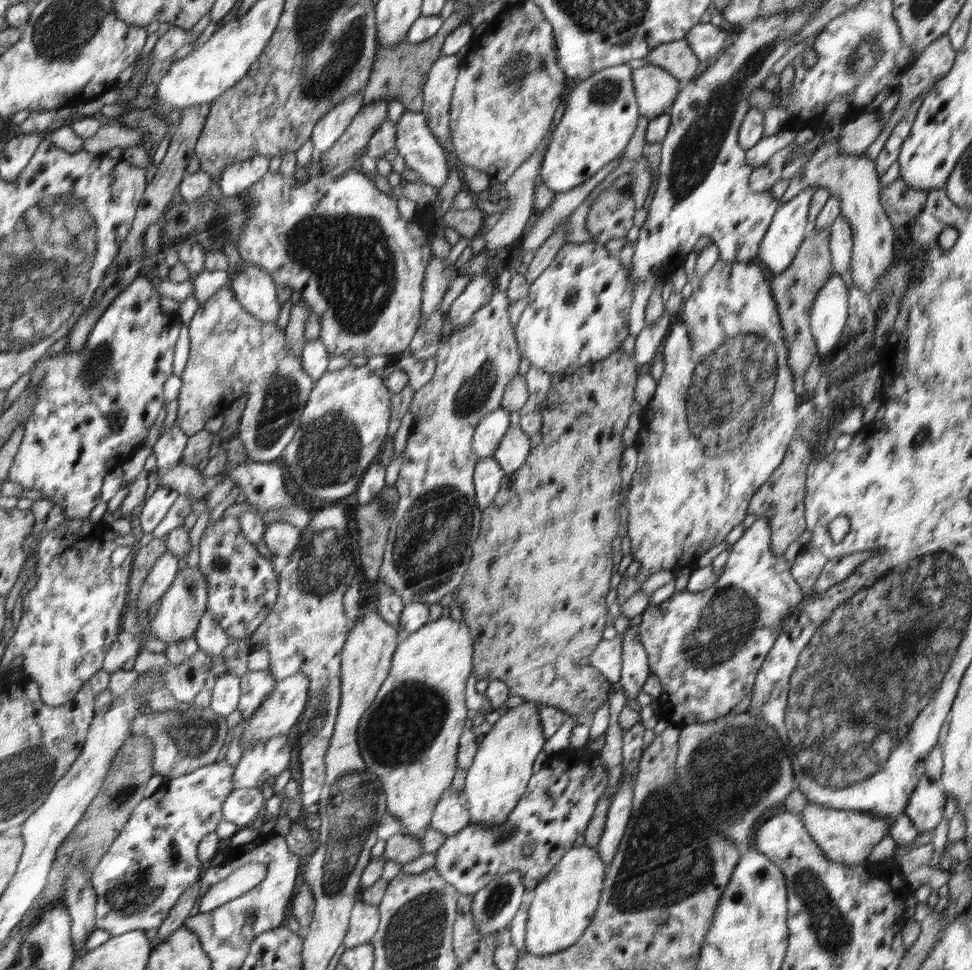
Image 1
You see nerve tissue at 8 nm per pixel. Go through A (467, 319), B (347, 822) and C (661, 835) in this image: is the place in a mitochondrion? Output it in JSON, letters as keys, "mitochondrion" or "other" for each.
{"A":"other","B":"mitochondrion","C":"mitochondrion"}

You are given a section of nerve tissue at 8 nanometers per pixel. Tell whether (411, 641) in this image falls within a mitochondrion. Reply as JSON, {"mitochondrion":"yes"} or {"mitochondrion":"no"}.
{"mitochondrion":"no"}

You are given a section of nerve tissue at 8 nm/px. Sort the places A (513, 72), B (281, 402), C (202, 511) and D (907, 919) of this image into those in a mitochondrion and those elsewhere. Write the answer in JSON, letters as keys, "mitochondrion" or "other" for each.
{"A":"mitochondrion","B":"mitochondrion","C":"other","D":"other"}

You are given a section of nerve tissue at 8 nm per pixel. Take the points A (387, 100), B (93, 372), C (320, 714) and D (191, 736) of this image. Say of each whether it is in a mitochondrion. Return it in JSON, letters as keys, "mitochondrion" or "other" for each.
{"A":"other","B":"mitochondrion","C":"mitochondrion","D":"mitochondrion"}

